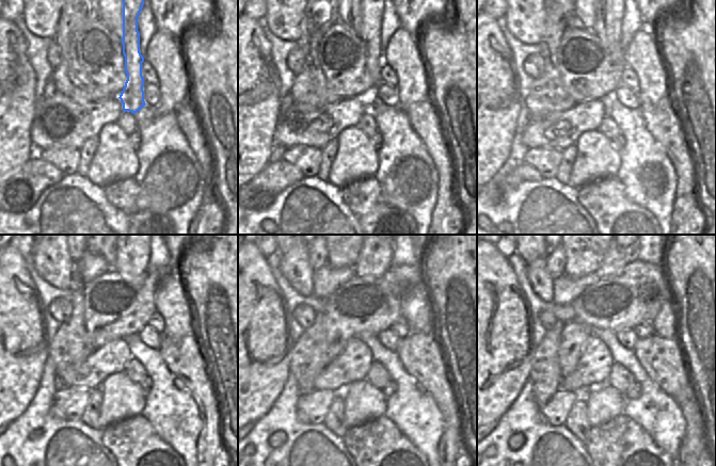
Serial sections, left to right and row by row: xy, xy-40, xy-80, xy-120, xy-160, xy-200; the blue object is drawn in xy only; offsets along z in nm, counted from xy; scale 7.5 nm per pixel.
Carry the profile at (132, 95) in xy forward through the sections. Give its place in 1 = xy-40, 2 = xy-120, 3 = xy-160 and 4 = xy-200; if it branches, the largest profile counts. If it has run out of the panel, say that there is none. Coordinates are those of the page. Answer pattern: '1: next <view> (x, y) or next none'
1: next xy-40 (372, 17)
2: next xy-120 (133, 256)
3: next xy-160 (372, 256)
4: next xy-200 (613, 256)

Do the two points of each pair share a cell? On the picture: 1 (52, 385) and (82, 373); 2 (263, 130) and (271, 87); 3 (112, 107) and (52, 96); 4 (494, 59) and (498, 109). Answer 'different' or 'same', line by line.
1: different
2: same
3: same
4: same

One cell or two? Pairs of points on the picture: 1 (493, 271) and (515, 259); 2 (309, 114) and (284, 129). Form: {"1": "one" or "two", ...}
{"1": "two", "2": "one"}

